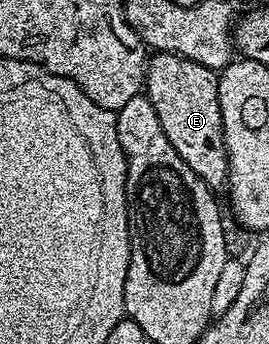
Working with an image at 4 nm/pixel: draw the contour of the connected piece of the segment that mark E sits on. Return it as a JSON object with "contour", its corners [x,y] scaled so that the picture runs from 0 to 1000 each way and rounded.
{"contour":[[[569,154],[550,169],[535,262],[587,326],[587,360],[617,384],[617,407],[647,419],[647,442],[706,477],[714,497],[792,558],[814,555],[848,523],[848,445],[825,384],[825,320],[810,279],[818,241],[807,206],[770,203],[703,169],[658,157]]]}

